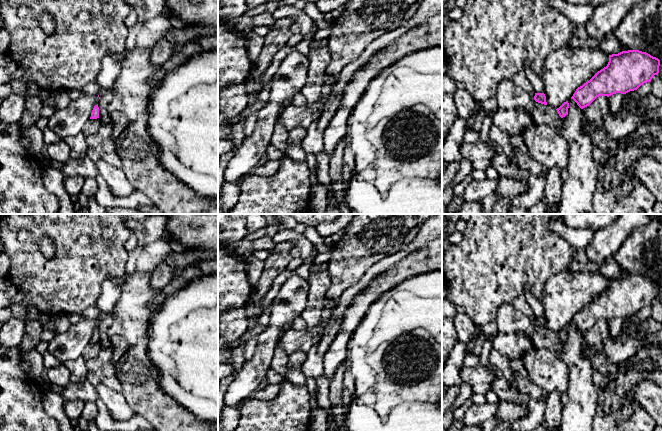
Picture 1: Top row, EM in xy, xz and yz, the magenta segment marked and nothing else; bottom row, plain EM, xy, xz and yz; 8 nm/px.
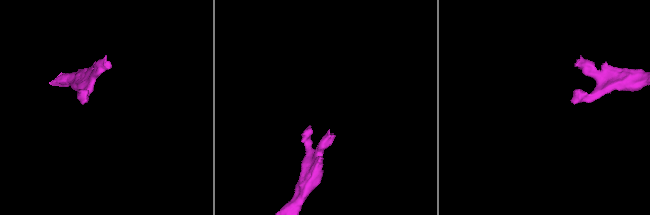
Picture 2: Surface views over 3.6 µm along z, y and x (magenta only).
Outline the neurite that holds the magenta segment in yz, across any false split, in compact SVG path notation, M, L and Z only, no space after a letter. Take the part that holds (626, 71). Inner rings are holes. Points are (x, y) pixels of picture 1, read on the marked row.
M639 50L622 51L609 55L606 67L578 87L571 97L583 109L599 96L626 94L651 82L659 73L660 60Z

